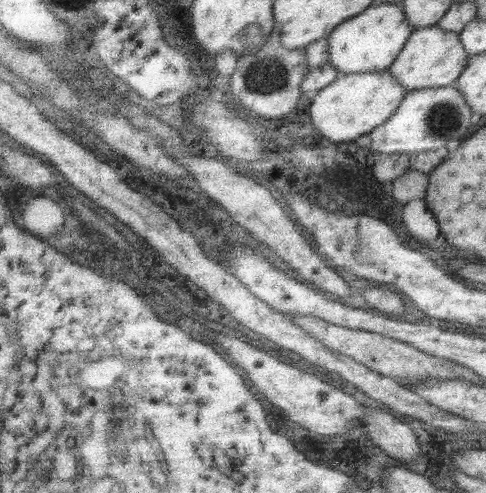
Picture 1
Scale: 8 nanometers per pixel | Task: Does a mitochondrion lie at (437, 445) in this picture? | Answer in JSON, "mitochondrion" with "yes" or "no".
{"mitochondrion":"no"}

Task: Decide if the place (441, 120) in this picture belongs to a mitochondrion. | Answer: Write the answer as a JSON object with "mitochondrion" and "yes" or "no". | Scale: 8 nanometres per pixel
{"mitochondrion":"yes"}

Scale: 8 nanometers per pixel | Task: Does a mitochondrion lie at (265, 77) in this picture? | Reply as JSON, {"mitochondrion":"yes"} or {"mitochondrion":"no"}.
{"mitochondrion":"yes"}

